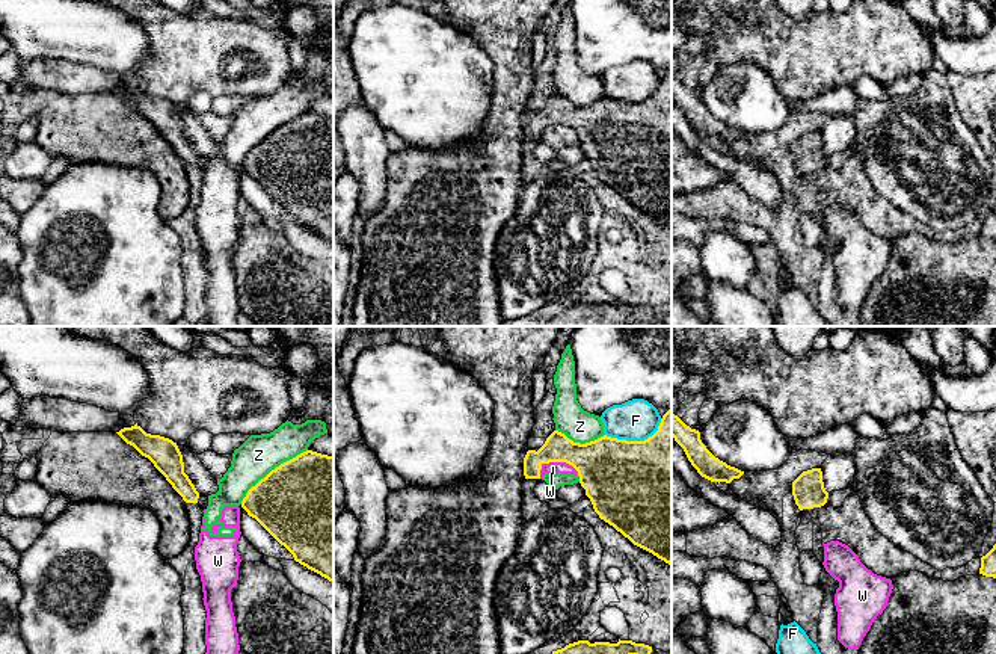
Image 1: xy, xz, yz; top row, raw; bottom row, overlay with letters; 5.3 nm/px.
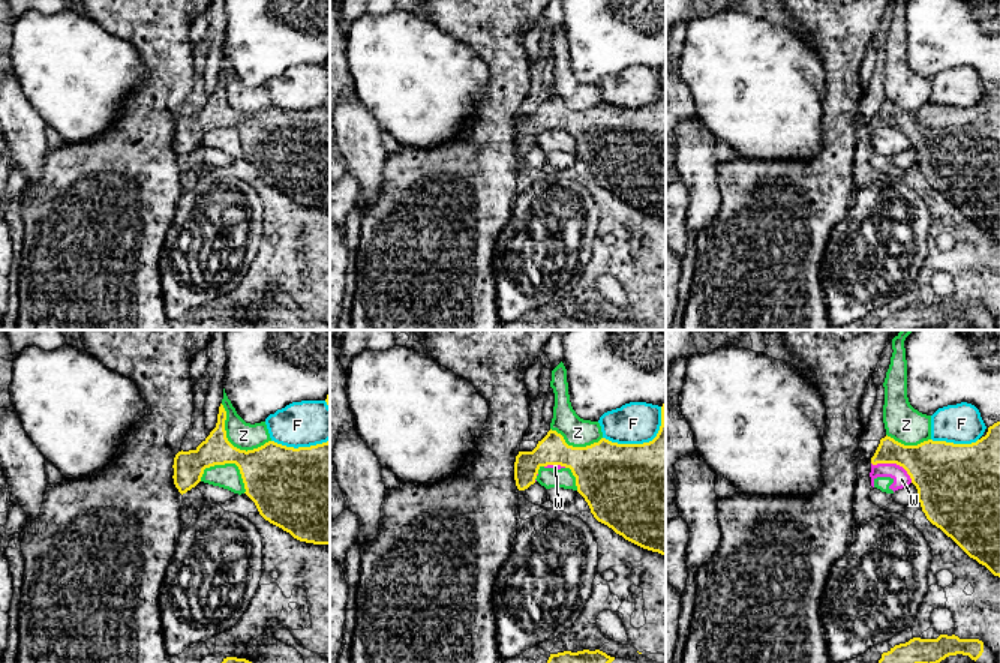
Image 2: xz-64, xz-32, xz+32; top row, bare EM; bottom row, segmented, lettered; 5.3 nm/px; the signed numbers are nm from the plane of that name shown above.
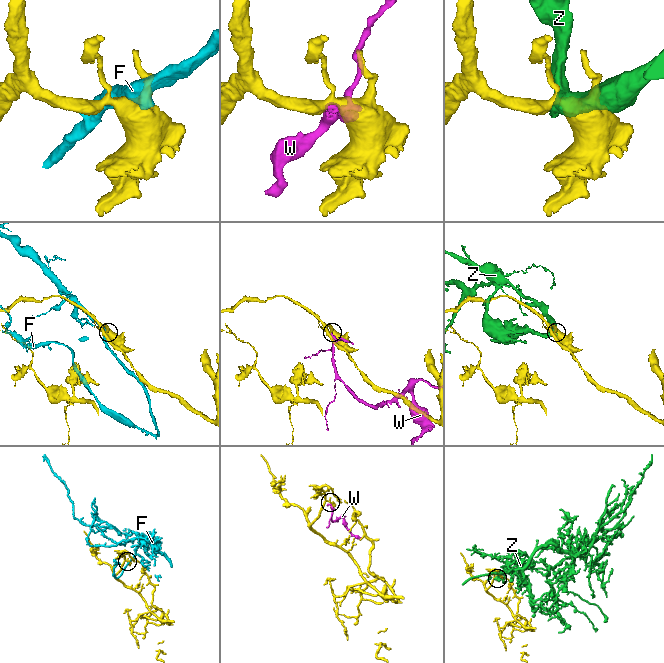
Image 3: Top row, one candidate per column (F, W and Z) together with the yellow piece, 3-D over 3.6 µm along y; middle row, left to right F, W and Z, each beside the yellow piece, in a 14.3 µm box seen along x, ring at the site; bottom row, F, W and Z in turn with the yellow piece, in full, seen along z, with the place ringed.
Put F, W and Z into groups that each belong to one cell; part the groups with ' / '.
F / W Z

